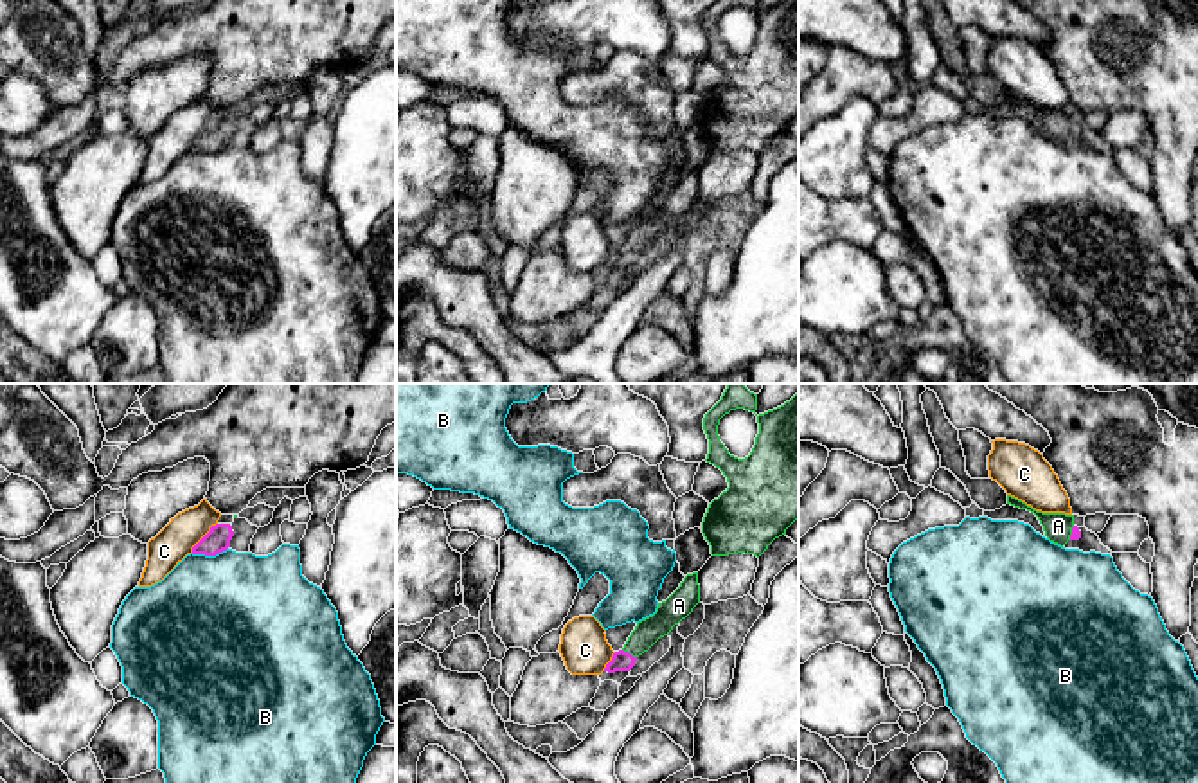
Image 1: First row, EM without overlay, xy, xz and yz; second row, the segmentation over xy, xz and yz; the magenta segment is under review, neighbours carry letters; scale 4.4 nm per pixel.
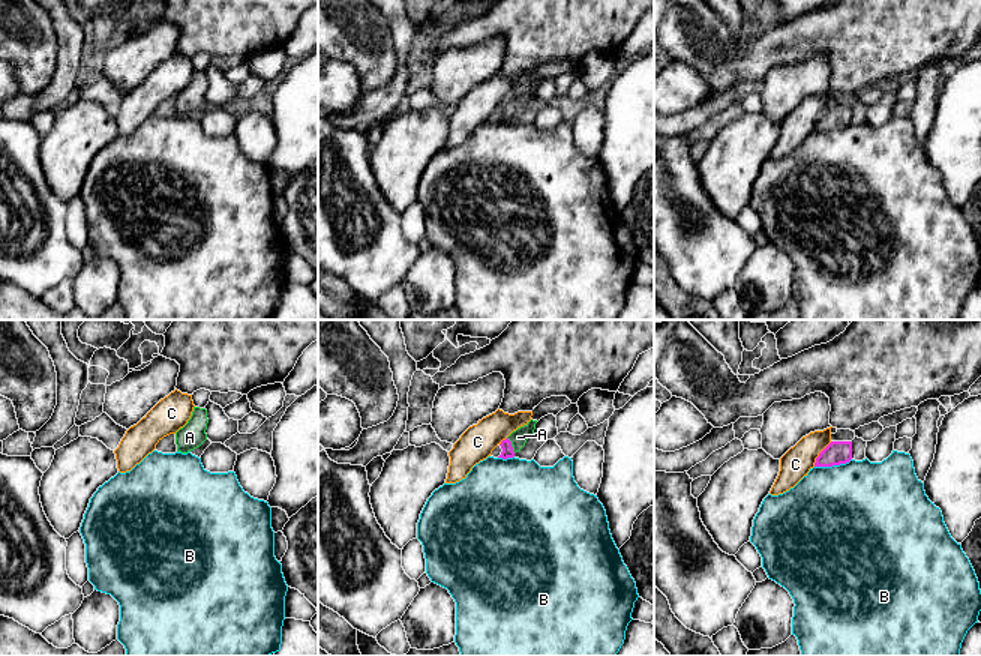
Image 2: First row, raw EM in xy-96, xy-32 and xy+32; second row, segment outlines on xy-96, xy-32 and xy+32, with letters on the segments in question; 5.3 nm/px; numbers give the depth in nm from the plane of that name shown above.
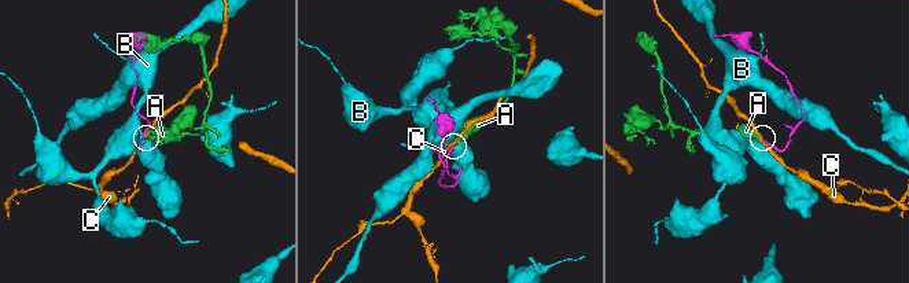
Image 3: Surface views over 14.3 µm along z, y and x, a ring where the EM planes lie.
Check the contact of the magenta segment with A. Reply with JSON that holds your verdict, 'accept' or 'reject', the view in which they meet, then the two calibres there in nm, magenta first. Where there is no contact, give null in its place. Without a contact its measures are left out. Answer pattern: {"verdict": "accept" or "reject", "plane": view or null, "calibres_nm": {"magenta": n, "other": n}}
{"verdict": "accept", "plane": "xz", "calibres_nm": {"magenta": 90, "other": 120}}

